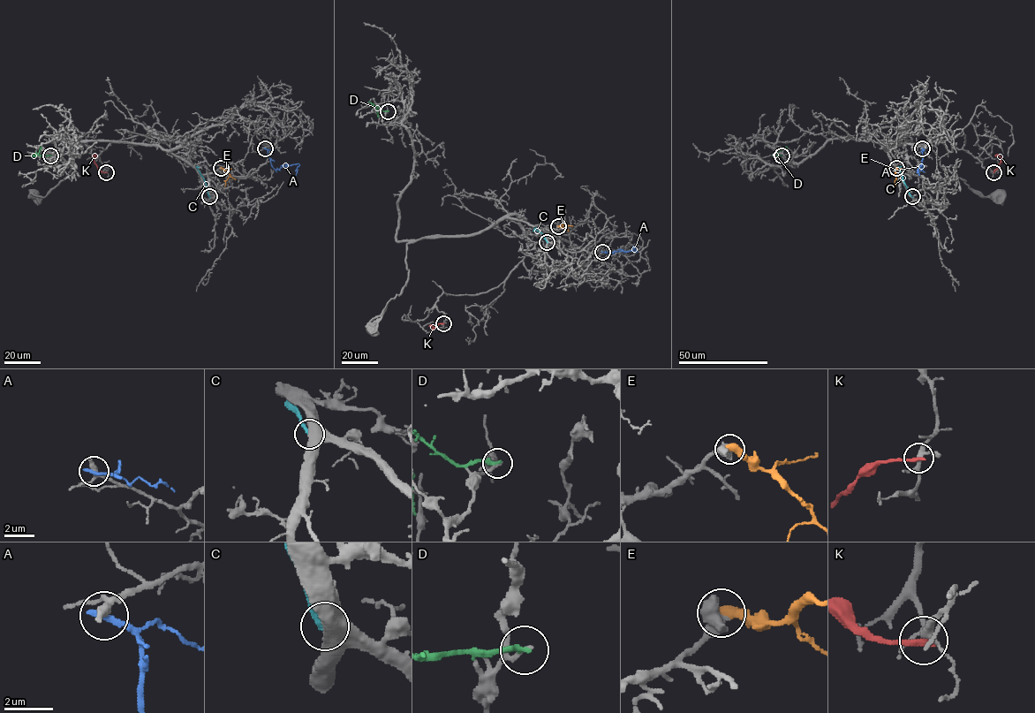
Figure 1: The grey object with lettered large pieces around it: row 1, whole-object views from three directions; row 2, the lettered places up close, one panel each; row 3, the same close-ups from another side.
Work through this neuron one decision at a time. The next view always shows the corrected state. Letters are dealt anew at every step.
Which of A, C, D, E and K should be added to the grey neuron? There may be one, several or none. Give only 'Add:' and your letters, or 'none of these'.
Add: E

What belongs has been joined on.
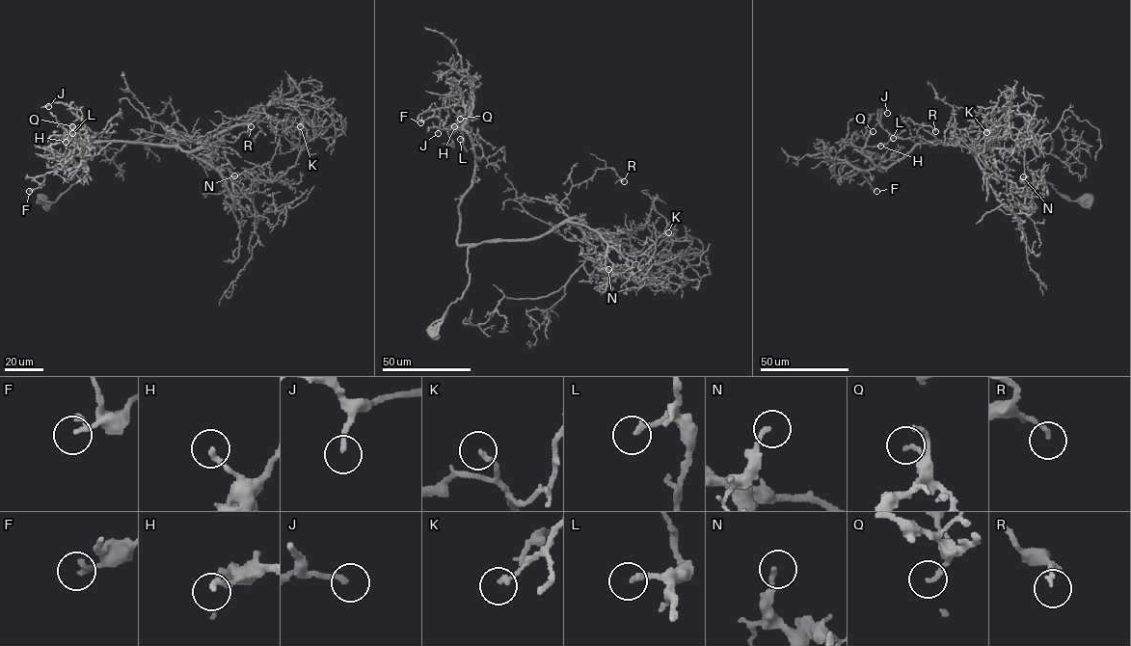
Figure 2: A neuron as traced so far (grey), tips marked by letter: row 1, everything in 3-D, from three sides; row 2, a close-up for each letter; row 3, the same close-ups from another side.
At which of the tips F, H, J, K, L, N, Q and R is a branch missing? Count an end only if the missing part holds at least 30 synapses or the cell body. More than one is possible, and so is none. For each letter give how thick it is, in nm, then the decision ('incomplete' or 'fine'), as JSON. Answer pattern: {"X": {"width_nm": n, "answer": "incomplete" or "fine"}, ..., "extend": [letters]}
{"F": {"width_nm": 200, "answer": "fine"}, "H": {"width_nm": 200, "answer": "fine"}, "J": {"width_nm": 190, "answer": "incomplete"}, "K": {"width_nm": 190, "answer": "fine"}, "L": {"width_nm": 200, "answer": "fine"}, "N": {"width_nm": 190, "answer": "fine"}, "Q": {"width_nm": 160, "answer": "fine"}, "R": {"width_nm": 160, "answer": "fine"}, "extend": ["J"]}

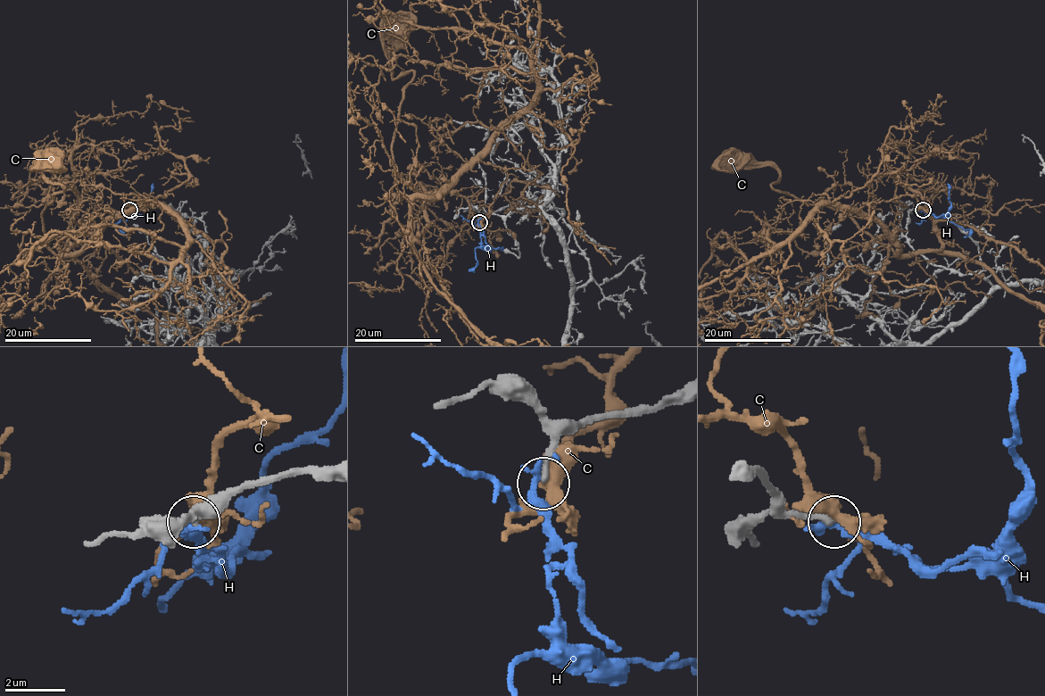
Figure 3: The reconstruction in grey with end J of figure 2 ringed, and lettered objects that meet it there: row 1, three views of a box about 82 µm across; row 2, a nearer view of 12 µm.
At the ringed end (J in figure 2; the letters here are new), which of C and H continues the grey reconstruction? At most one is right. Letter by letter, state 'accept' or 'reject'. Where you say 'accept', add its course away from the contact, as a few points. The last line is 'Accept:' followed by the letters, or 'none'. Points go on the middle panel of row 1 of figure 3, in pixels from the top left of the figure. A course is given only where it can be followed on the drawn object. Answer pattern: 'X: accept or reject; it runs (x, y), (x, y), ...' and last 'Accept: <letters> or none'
C: reject
H: reject
Accept: none

